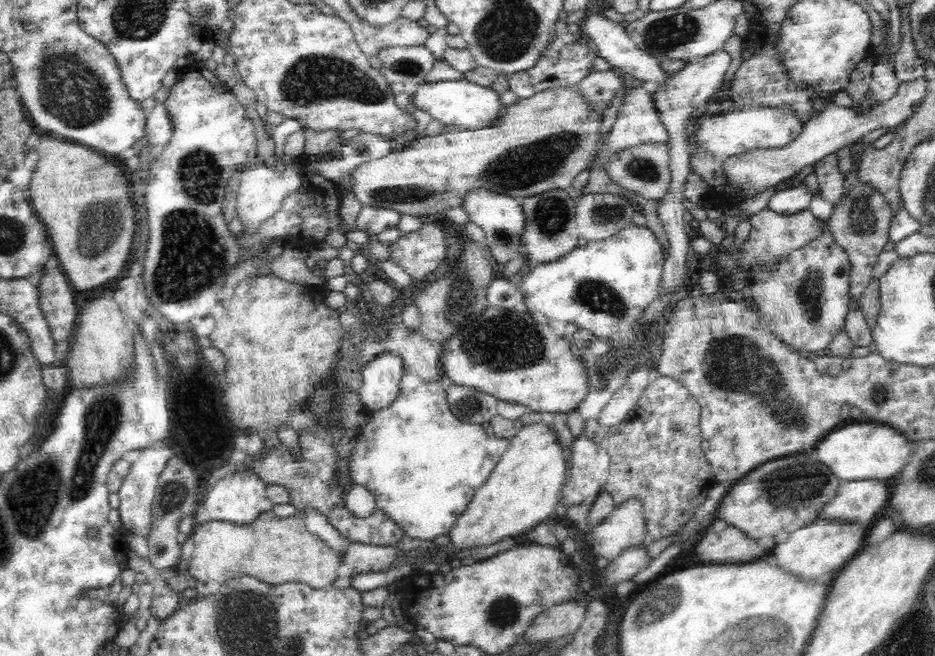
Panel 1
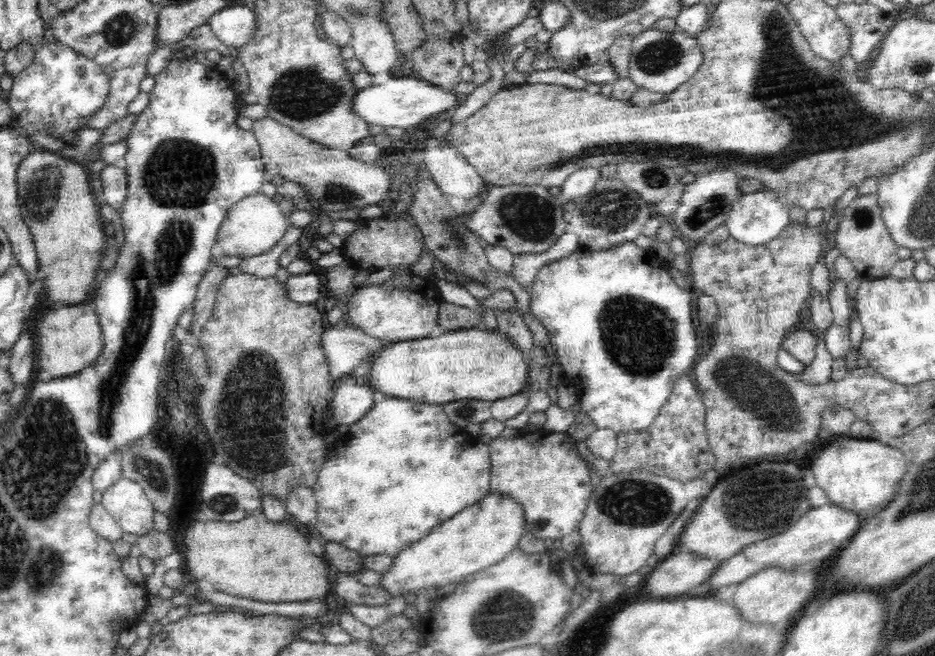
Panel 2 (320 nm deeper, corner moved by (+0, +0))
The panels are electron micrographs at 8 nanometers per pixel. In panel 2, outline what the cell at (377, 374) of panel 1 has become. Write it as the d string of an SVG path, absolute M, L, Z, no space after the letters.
M346 376L334 383L334 396L329 402L334 428L347 429L372 408L374 387L368 386L364 379Z

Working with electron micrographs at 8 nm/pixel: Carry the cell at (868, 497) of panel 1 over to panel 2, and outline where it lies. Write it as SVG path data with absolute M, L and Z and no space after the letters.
M833 502L821 507L808 509L804 516L793 522L788 530L775 534L770 538L753 542L745 546L738 554L728 560L721 561L715 573L701 584L699 594L716 594L722 586L740 584L746 578L758 574L768 566L780 566L783 570L802 566L804 562L825 562L838 554L838 550L846 547L854 538L856 531L861 528L862 520L854 510L844 510Z

